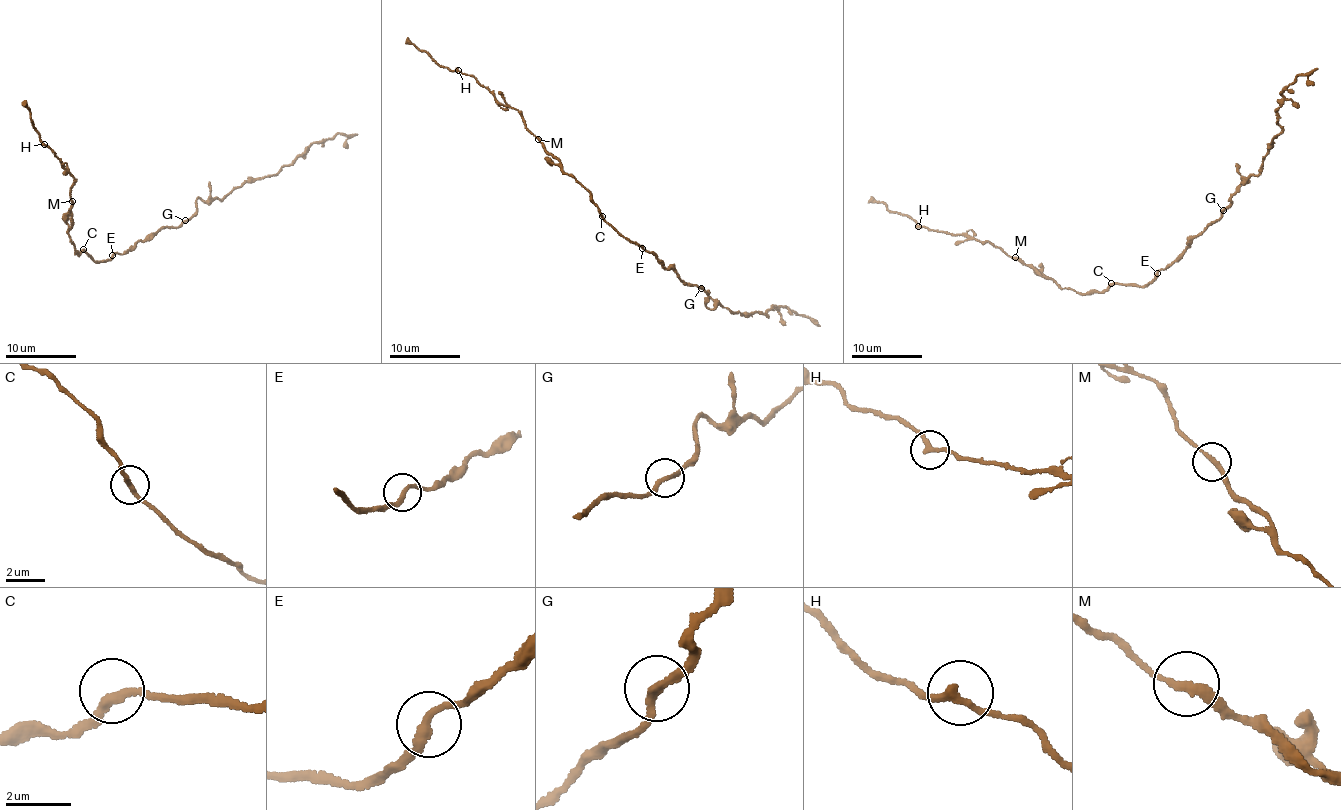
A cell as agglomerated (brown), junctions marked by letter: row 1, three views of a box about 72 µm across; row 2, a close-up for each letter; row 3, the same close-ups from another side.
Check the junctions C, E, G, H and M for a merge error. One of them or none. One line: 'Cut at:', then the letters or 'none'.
Cut at: none

